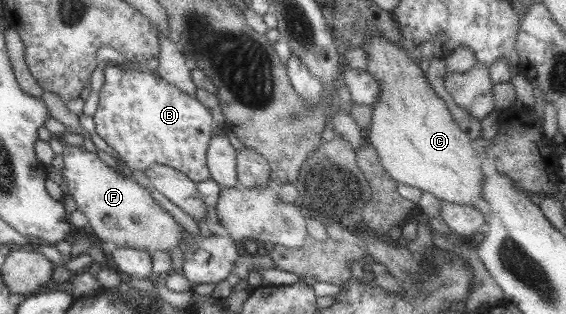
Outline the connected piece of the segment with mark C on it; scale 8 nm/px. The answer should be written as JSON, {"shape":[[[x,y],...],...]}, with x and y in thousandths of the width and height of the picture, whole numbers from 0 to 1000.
{"shape":[[[657,105],[641,146],[650,178],[645,226],[657,236],[671,274],[664,325],[657,334],[655,401],[643,417],[643,433],[666,487],[678,545],[701,583],[733,596],[744,615],[763,618],[779,643],[837,662],[837,640],[853,637],[850,586],[855,561],[832,443],[800,389],[788,328],[763,287],[746,220],[696,131]]]}

